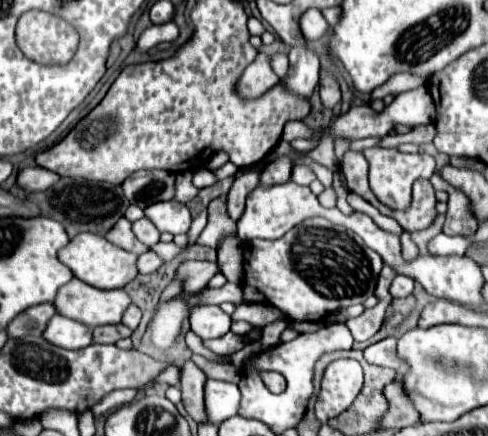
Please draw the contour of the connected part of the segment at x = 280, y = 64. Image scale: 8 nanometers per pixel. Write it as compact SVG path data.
M277 52L277 54L269 56L269 60L271 60L271 68L273 68L273 72L275 72L279 78L283 78L283 76L287 74L287 68L289 68L287 54L281 54L281 52Z

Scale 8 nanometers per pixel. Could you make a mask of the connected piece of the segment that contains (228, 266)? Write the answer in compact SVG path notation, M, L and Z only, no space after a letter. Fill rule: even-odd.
M225 236L217 246L217 262L221 266L221 274L229 282L239 284L243 278L243 252L241 242L235 236Z

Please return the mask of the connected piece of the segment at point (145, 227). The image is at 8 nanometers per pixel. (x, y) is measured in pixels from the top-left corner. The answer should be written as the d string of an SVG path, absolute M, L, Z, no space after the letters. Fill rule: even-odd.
M141 218L141 220L133 222L133 232L147 246L155 246L161 236L161 232L155 228L155 224L149 218Z

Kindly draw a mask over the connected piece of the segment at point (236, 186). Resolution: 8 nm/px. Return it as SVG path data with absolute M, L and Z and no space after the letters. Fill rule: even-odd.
M253 168L243 170L243 174L235 178L235 182L227 194L227 212L235 222L243 214L245 200L255 190L255 186L259 186L259 172Z

